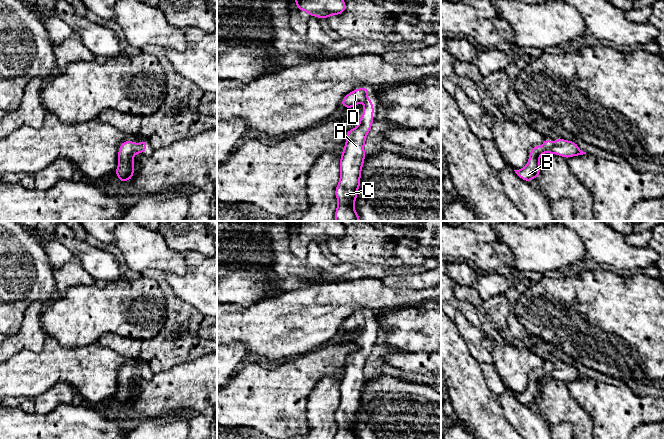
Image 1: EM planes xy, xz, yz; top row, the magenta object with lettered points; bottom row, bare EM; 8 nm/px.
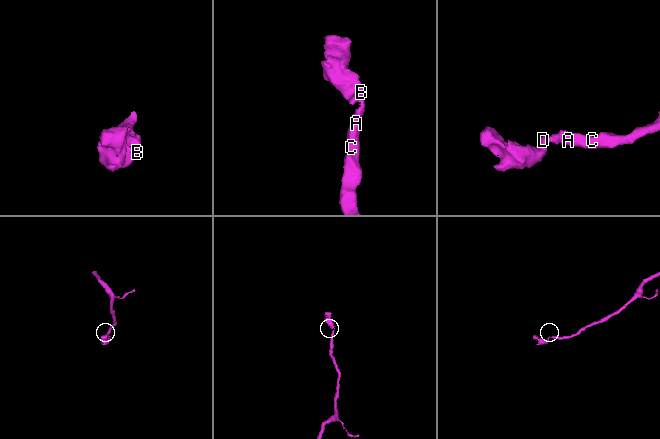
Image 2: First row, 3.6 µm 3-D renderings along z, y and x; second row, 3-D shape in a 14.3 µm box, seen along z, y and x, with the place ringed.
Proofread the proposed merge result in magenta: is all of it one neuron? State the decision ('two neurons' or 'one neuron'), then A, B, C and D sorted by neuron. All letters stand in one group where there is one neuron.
one neuron; groups A B C D

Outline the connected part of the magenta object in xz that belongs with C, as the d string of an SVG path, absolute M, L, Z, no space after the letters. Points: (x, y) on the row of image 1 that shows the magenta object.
M367 88L356 89L347 94L341 102L345 108L352 108L363 102L364 113L358 121L359 126L346 133L346 143L340 159L340 180L335 190L338 200L335 221L360 221L354 203L365 159L364 144L374 121L374 107L372 101L367 98L369 91Z

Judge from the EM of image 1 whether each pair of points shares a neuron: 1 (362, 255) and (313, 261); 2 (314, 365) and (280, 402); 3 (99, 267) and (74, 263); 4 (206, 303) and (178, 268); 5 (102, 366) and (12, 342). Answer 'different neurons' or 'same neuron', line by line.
1: different neurons
2: same neuron
3: different neurons
4: different neurons
5: different neurons

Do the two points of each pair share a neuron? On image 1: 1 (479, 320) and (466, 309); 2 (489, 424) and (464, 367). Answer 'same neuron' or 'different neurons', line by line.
1: same neuron
2: same neuron

